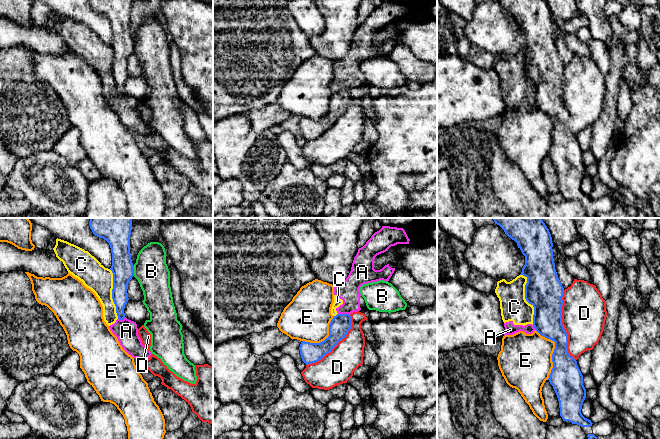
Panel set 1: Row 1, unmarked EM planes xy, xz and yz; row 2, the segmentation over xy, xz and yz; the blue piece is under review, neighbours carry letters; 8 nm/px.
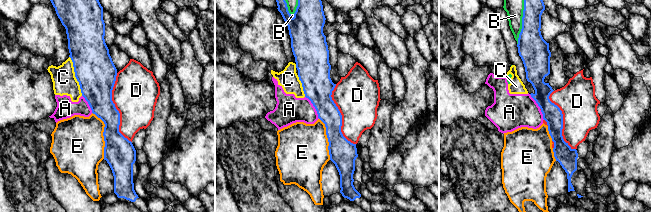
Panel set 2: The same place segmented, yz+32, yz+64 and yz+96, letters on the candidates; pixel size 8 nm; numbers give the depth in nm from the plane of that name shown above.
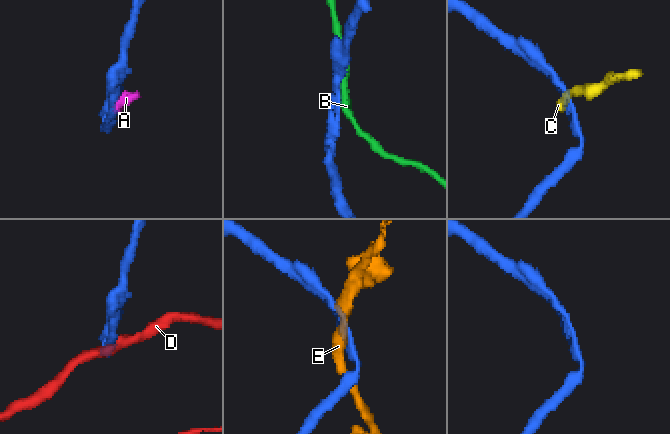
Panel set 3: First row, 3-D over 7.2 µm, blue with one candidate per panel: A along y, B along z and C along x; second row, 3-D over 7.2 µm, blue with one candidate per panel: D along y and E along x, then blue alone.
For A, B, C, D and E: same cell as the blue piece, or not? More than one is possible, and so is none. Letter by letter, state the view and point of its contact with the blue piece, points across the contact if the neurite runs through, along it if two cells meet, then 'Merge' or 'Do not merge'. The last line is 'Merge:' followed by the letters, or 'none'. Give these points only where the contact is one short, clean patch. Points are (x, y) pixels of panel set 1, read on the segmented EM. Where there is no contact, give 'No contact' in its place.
A: Touches blue at xz (344, 314). Boundary: xz (338, 313), (347, 313), (349, 315). Do not merge
B: Touches blue at xy (133, 270). Do not merge
C: Touches blue at yz (525, 298). Do not merge
D: Touches blue at yz (562, 325). Do not merge
E: Touches blue at yz (554, 351). Do not merge
Merge: none

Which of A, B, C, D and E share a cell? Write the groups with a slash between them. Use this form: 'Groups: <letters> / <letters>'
Groups: A C / B / D / E

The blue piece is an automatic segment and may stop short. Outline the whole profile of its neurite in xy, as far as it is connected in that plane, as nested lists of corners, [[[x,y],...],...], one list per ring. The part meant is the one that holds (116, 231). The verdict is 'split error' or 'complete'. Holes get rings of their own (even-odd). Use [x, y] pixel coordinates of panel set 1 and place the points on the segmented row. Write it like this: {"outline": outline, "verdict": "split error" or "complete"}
{"outline": [[[90,218],[93,234],[106,240],[111,248],[113,273],[112,299],[118,319],[125,318],[124,308],[128,298],[128,283],[134,276],[130,253],[132,218]]], "verdict": "complete"}

